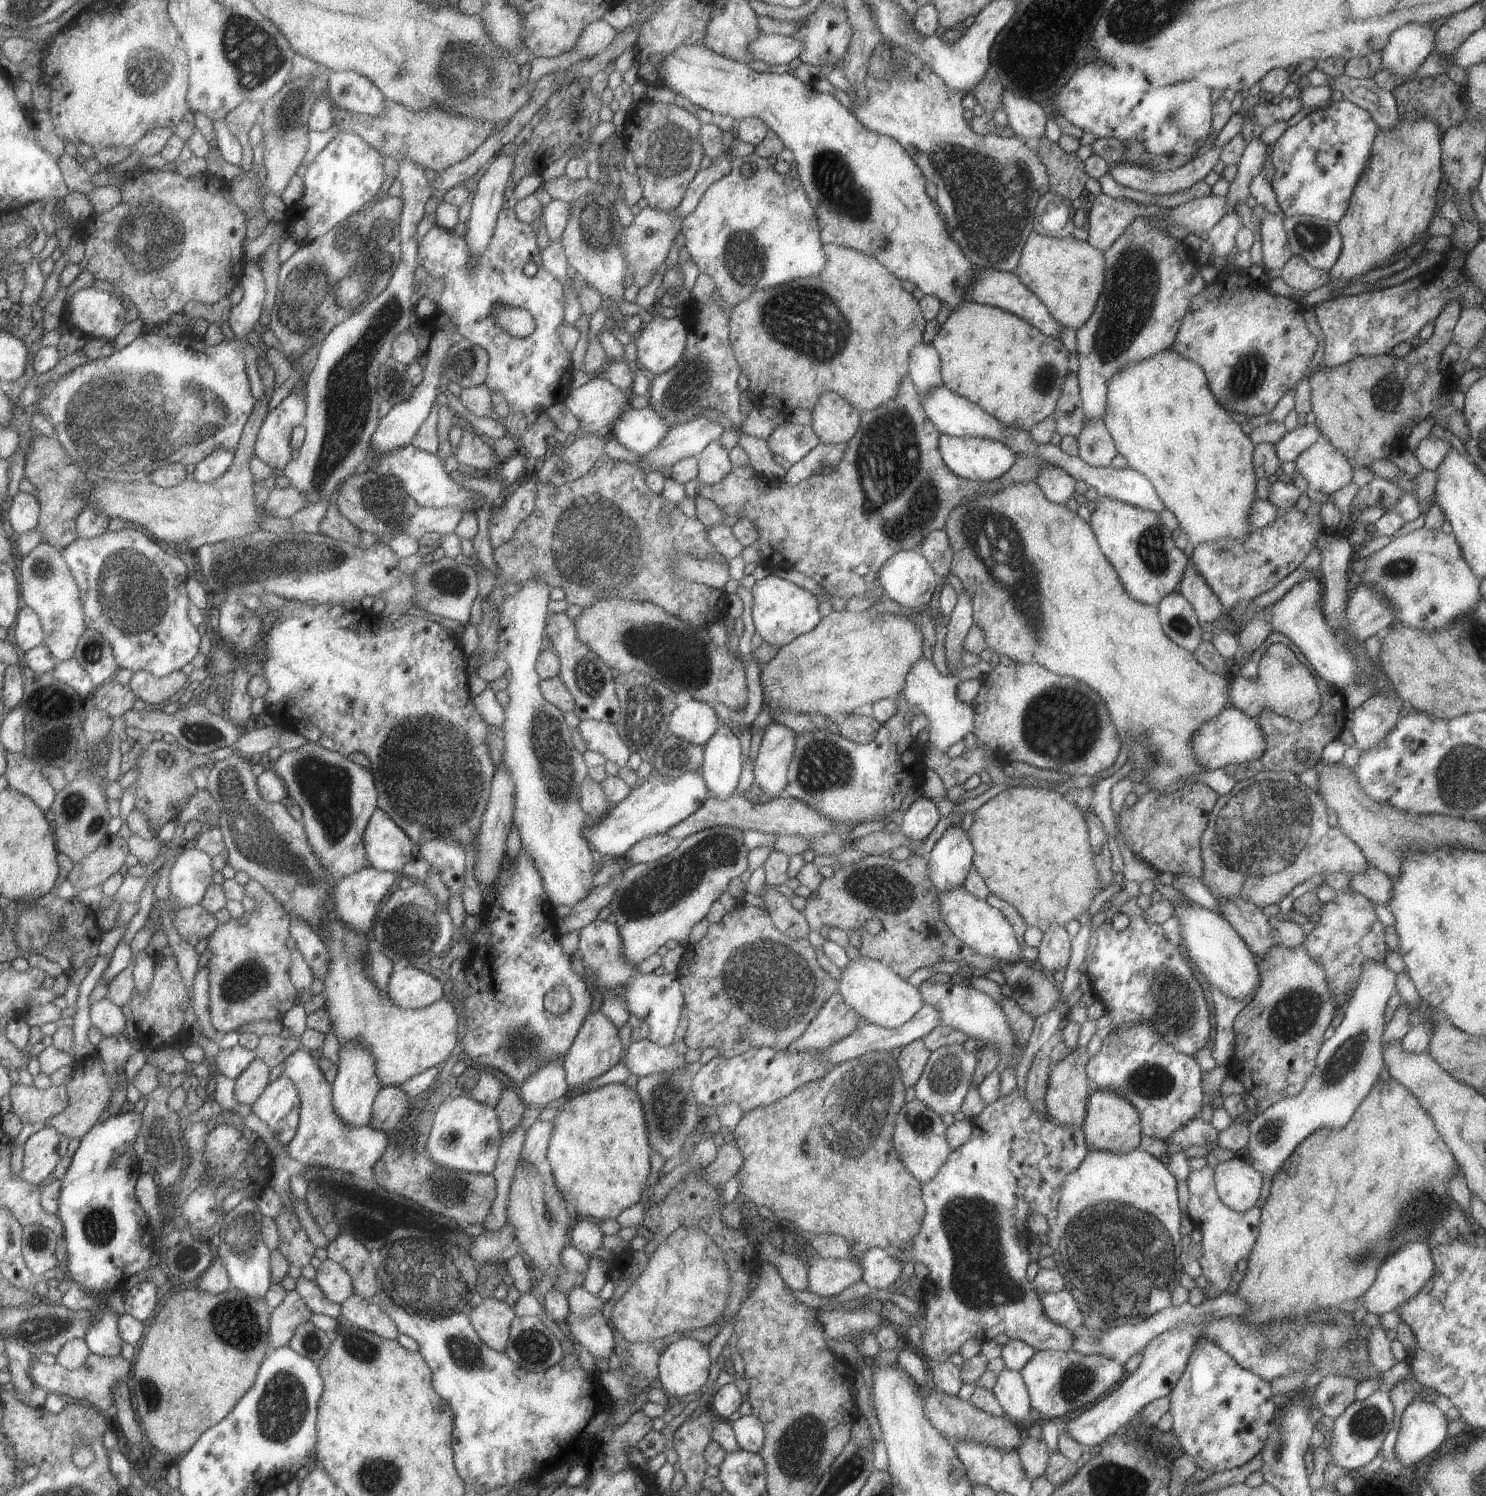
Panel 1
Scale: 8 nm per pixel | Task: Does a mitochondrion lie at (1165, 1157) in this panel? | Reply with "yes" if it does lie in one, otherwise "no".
no

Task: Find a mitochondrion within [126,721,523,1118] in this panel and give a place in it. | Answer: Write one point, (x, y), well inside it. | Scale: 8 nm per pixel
(260, 837)

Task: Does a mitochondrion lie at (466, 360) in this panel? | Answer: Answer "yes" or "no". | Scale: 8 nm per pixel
yes

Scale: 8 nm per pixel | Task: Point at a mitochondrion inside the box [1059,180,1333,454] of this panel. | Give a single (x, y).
(1134, 277)

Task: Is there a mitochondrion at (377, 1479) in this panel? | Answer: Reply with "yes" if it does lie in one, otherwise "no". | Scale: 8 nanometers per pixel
yes

